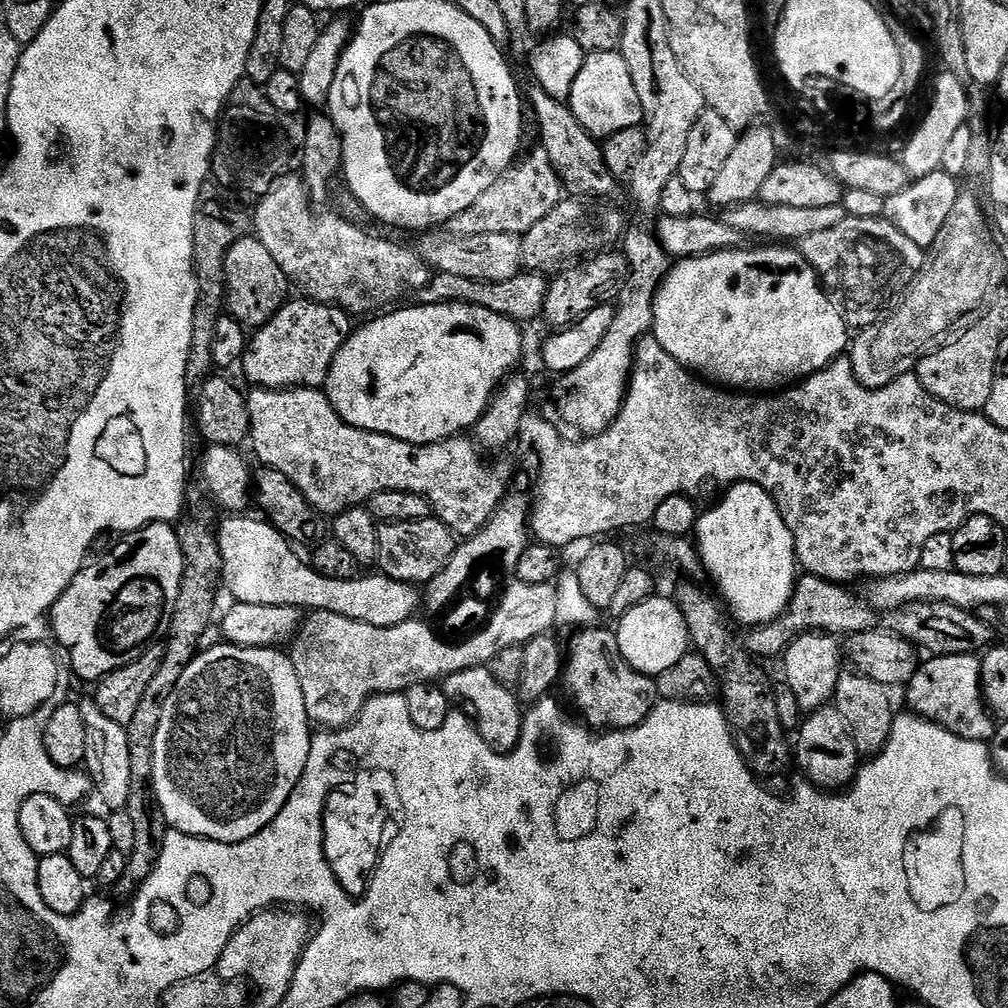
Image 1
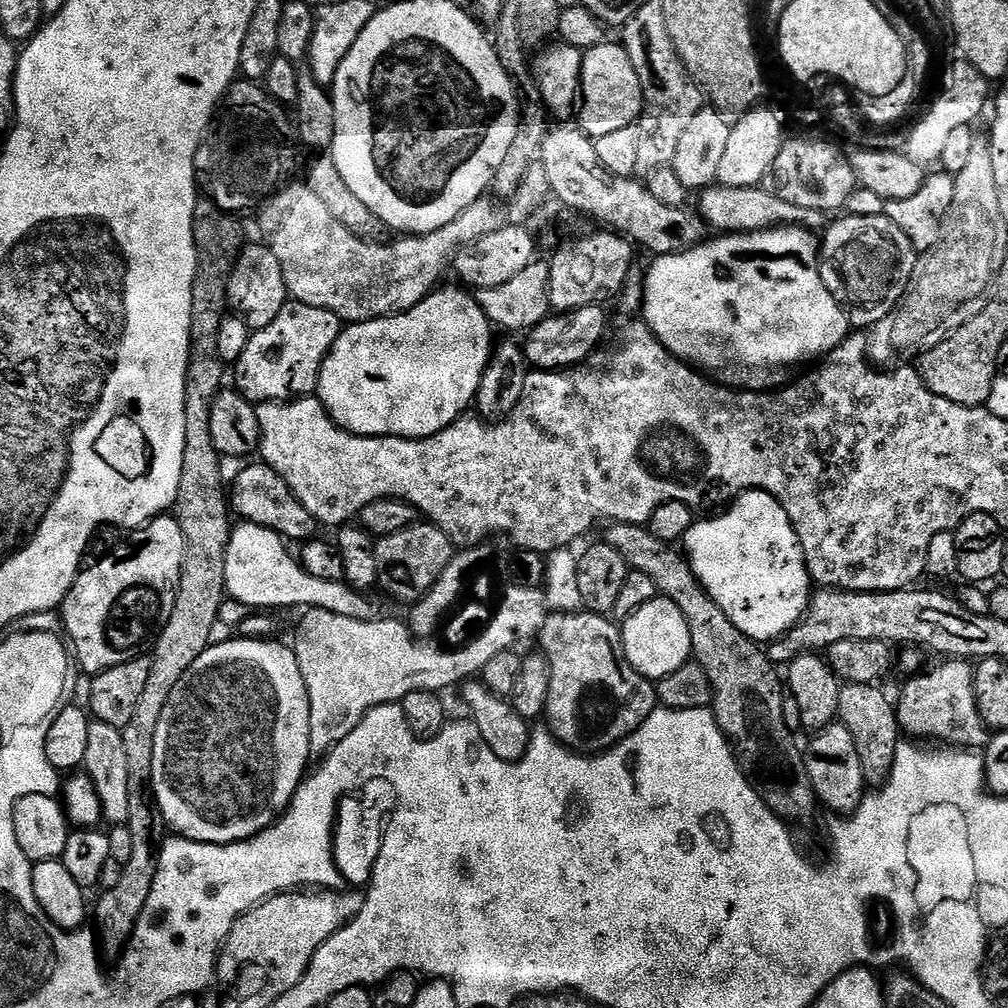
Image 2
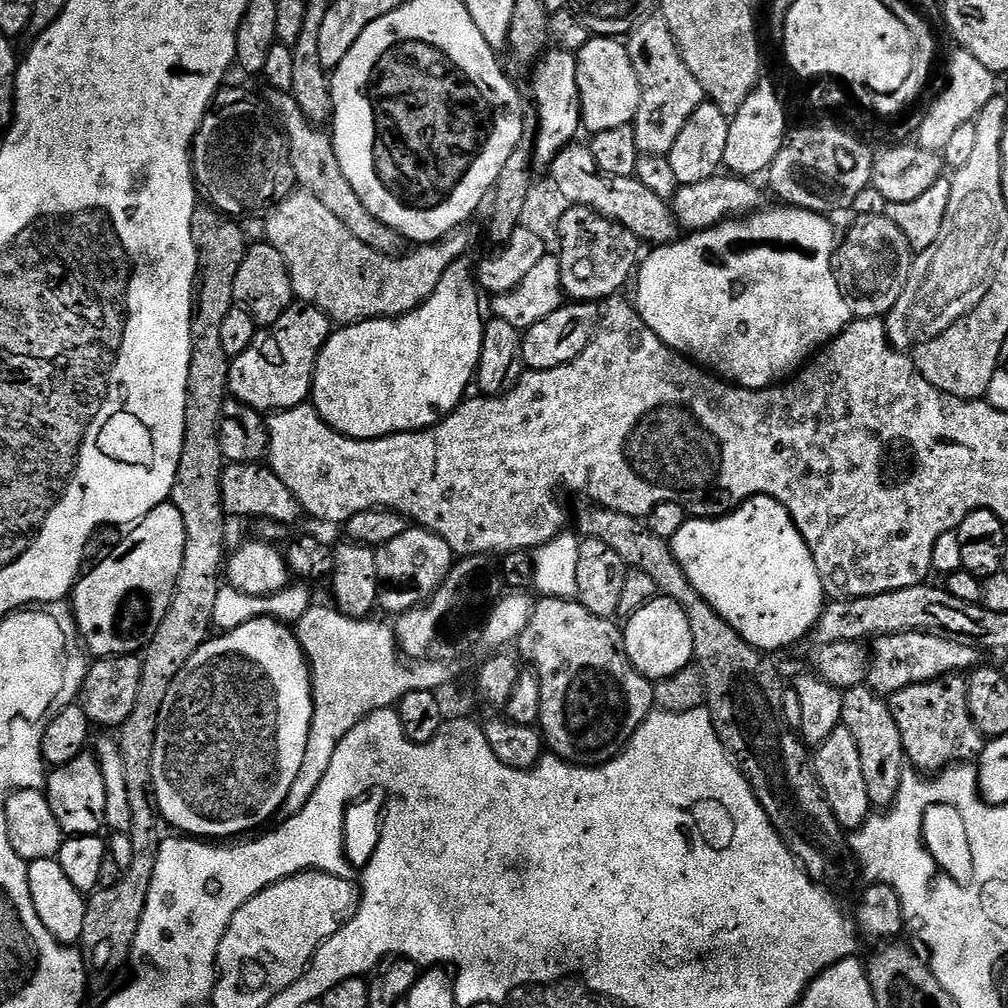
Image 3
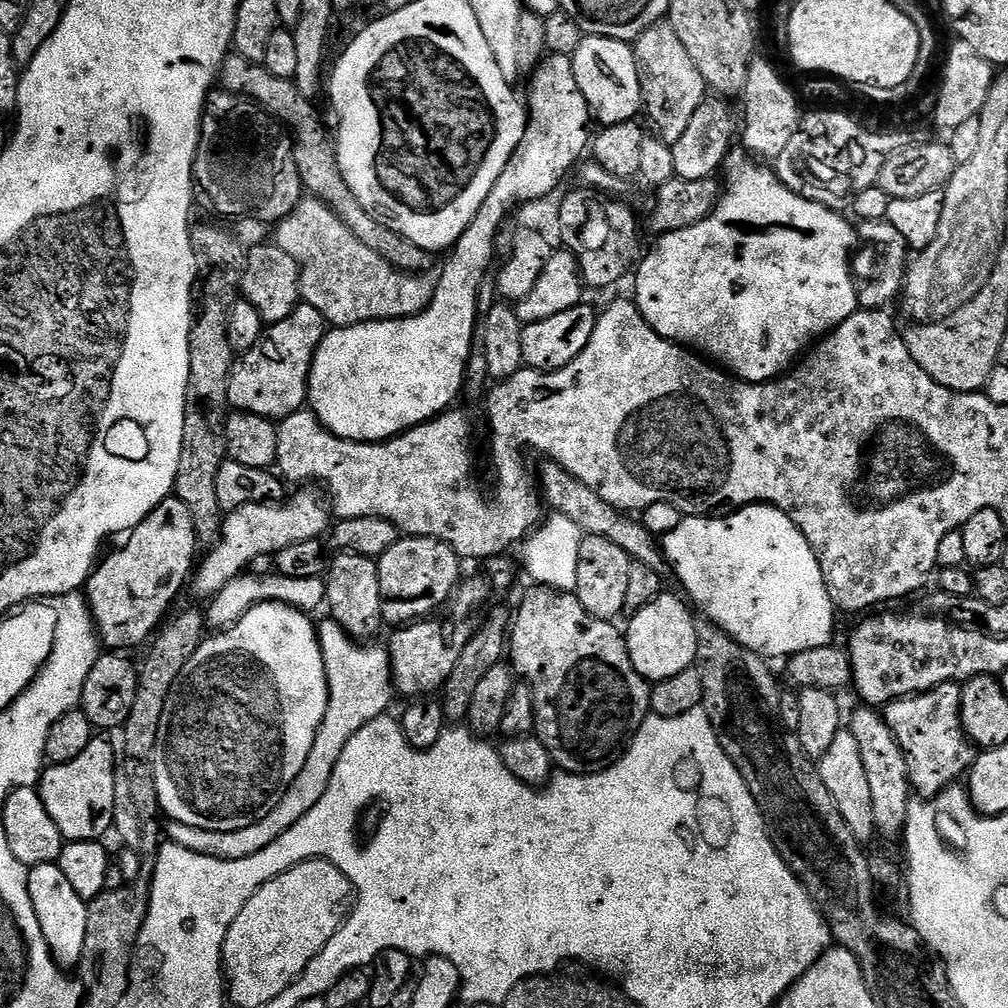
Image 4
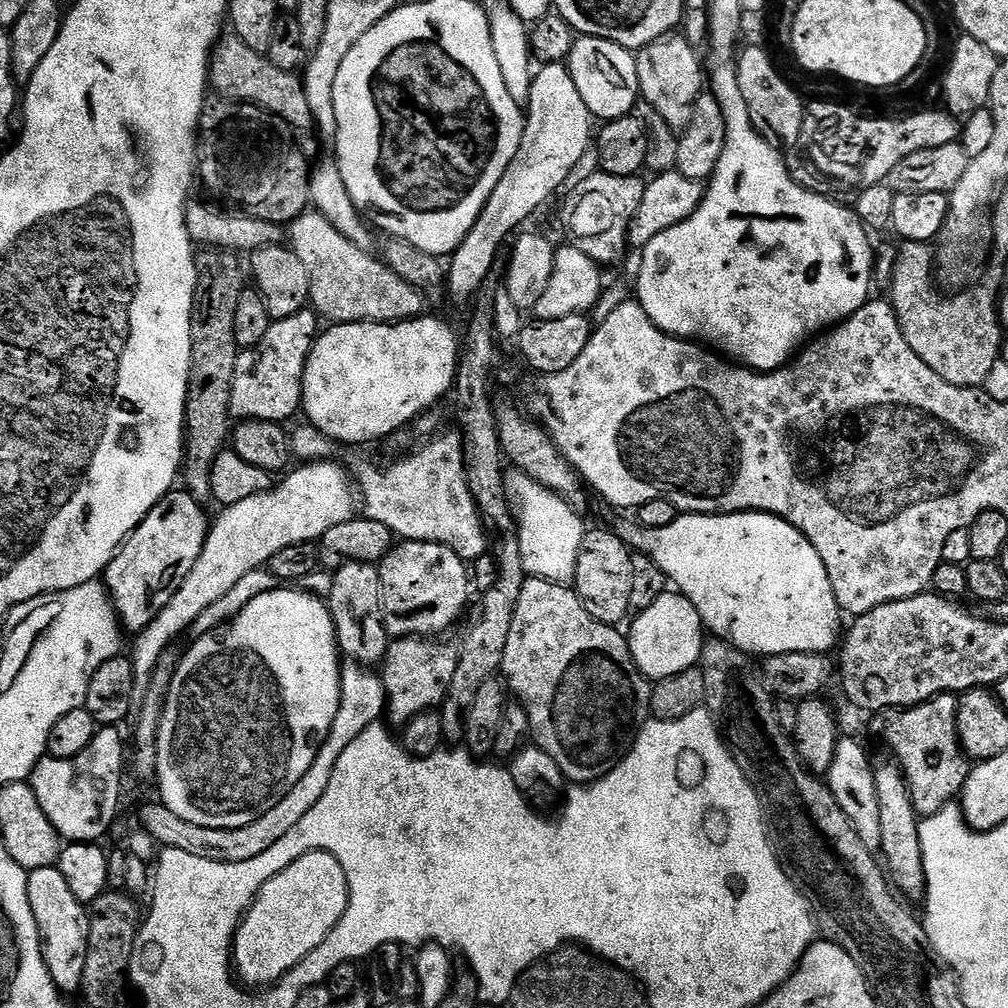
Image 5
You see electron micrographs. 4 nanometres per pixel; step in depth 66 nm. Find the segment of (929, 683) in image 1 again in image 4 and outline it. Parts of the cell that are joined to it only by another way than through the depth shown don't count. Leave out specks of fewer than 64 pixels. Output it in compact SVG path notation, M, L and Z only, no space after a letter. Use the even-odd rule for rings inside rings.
M959 683L940 684L928 692L892 700L883 705L882 715L906 754L908 777L917 797L931 798L953 787L976 760L978 749L964 732L960 717Z

